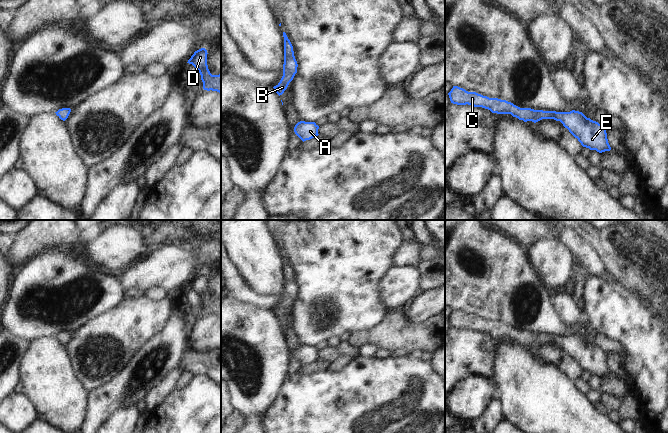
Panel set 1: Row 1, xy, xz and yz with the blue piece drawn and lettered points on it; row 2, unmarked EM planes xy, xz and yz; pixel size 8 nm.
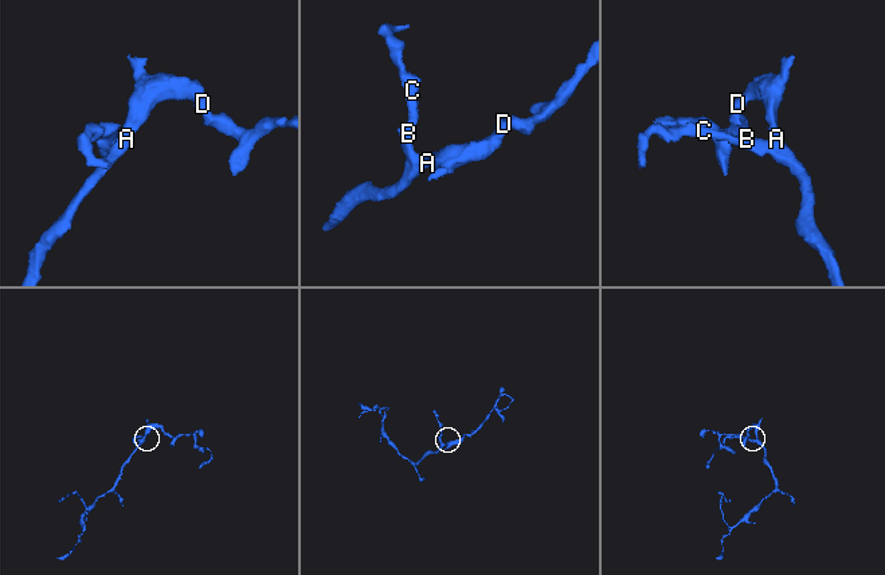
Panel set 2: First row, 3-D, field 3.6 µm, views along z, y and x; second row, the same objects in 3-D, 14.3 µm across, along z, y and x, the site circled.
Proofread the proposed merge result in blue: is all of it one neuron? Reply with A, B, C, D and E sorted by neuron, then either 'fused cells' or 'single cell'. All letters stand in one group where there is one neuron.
groups A B C D E; single cell

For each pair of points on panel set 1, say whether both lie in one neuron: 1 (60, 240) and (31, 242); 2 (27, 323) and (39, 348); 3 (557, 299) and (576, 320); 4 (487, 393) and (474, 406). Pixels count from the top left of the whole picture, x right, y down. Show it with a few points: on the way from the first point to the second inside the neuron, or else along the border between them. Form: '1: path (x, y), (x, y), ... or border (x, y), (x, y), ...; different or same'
1: path (53, 240), (38, 240); same
2: border (54, 335), (33, 338), (29, 341); different
3: path (562, 304), (571, 315); same
4: path (484, 396), (477, 403); same

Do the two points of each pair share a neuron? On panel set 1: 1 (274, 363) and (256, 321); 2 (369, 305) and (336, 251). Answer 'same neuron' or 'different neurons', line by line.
1: same neuron
2: same neuron

